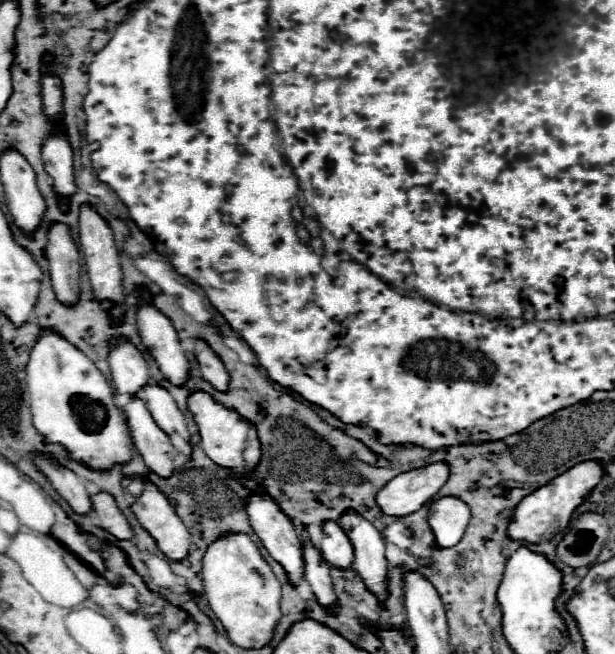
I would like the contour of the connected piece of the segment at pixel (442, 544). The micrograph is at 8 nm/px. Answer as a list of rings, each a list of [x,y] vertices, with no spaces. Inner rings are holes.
[[[457,497],[435,499],[429,509],[429,527],[435,535],[435,545],[439,549],[457,545],[467,529],[469,515],[469,507]]]

